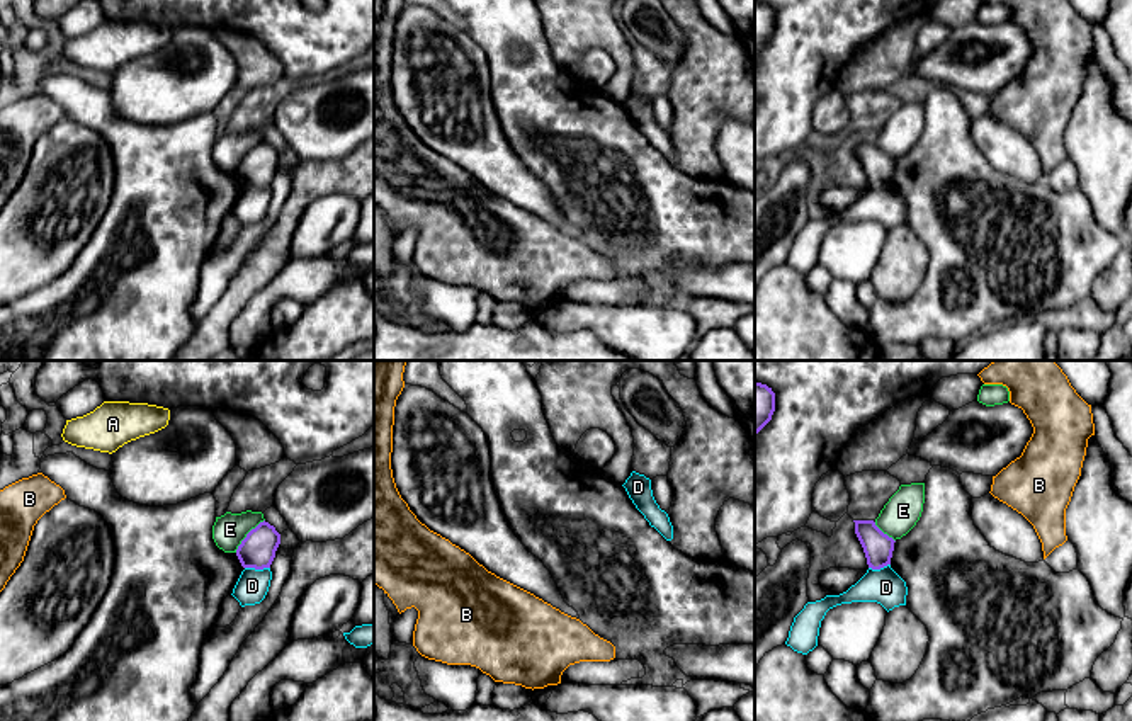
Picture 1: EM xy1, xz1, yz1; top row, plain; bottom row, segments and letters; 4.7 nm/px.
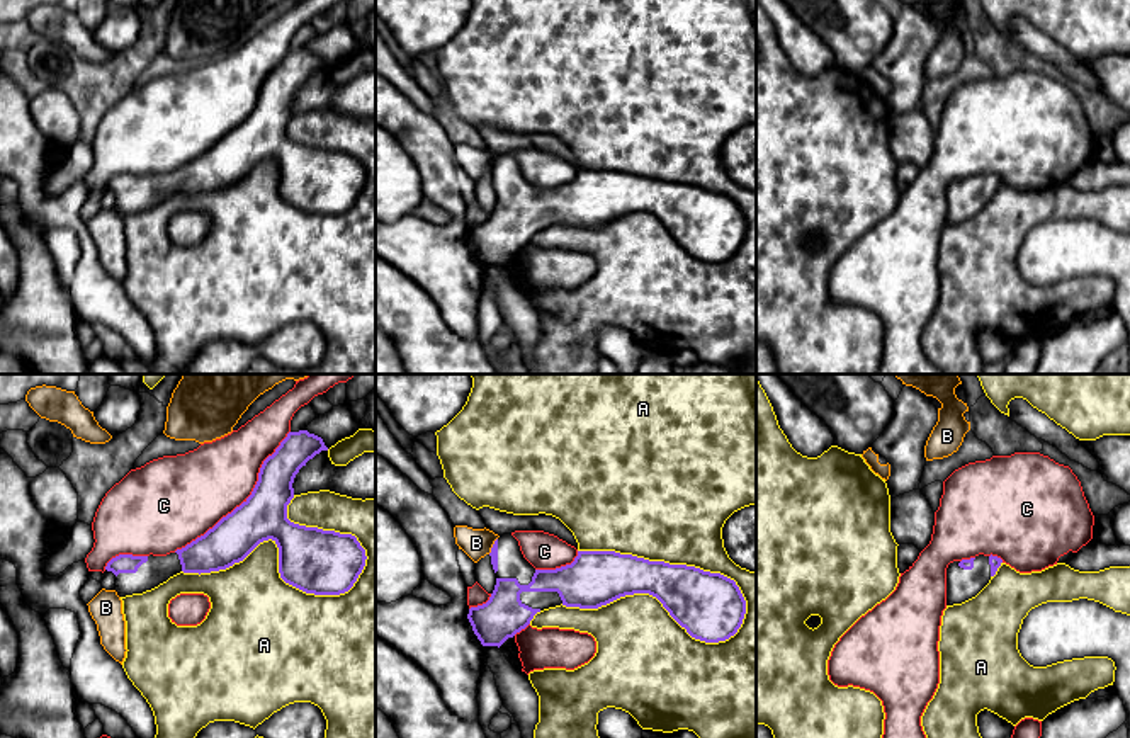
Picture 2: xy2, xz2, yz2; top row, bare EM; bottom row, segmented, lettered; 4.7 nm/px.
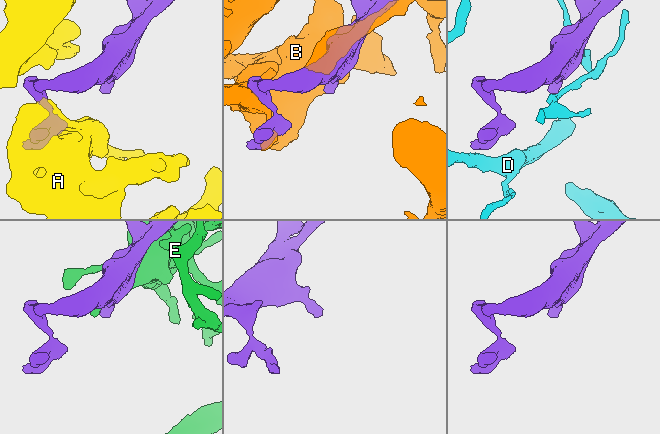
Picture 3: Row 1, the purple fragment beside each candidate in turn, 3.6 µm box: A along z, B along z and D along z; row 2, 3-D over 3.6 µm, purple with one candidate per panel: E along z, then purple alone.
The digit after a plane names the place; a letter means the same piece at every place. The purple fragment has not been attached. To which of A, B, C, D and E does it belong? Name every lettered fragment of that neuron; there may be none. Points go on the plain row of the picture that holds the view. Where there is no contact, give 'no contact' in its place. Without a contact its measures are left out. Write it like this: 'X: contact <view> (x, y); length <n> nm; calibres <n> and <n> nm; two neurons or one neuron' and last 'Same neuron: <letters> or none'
A: contact xz2 (660, 220); length 900 nm; calibres 320 and 420 nm; two neurons
B: contact xz2 (493, 165); length 90 nm; calibres 40 and 140 nm; two neurons
C: contact xy2 (243, 121); length 800 nm; calibres 220 and 380 nm; two neurons
D: contact xy1 (257, 187); length 120 nm; calibres 170 and 150 nm; two neurons
E: contact xy1 (247, 153); length 220 nm; calibres 170 and 160 nm; two neurons
Same neuron: none

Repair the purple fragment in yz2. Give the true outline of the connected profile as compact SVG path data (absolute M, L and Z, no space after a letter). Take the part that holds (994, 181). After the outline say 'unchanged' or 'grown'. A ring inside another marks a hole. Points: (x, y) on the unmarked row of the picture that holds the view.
M992 173L950 182L946 187L946 224L975 216L996 194L1001 182L1003 179Z; grown

